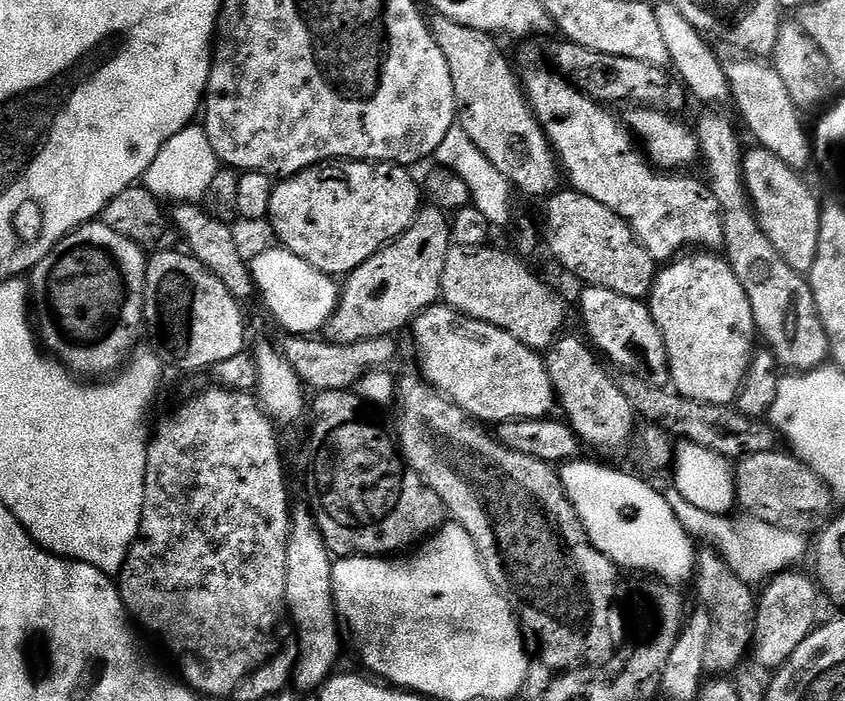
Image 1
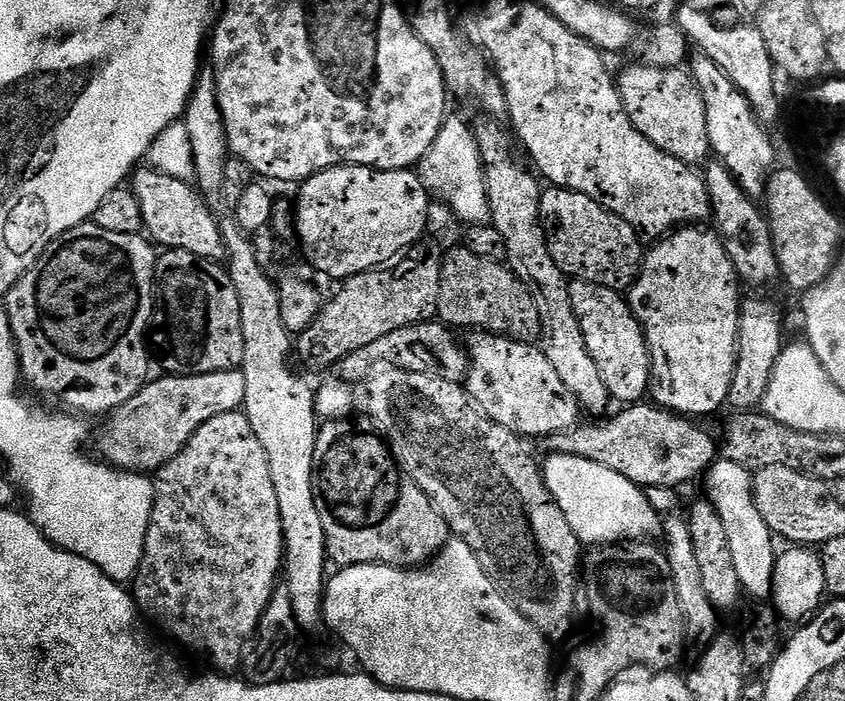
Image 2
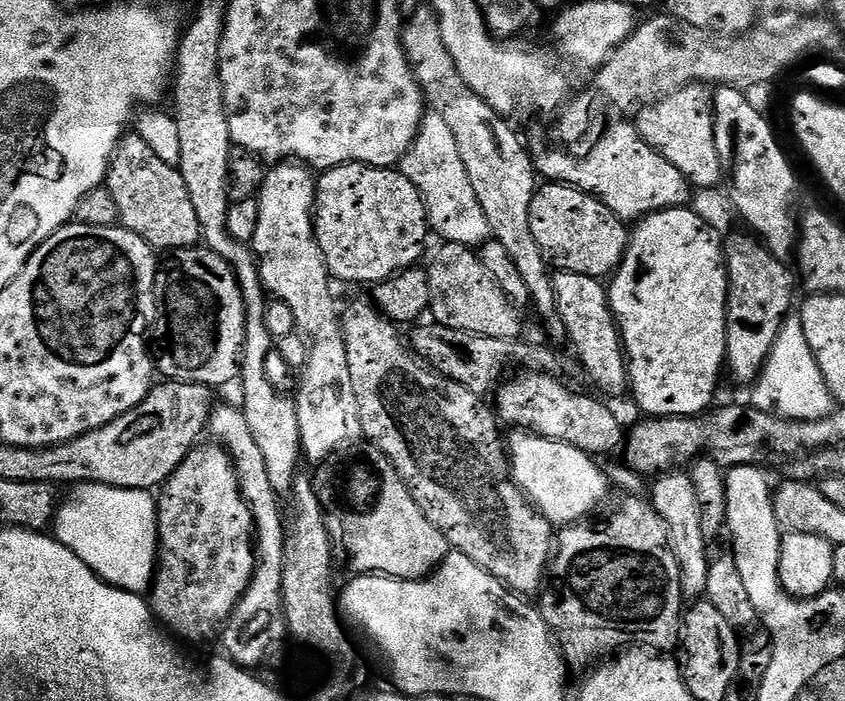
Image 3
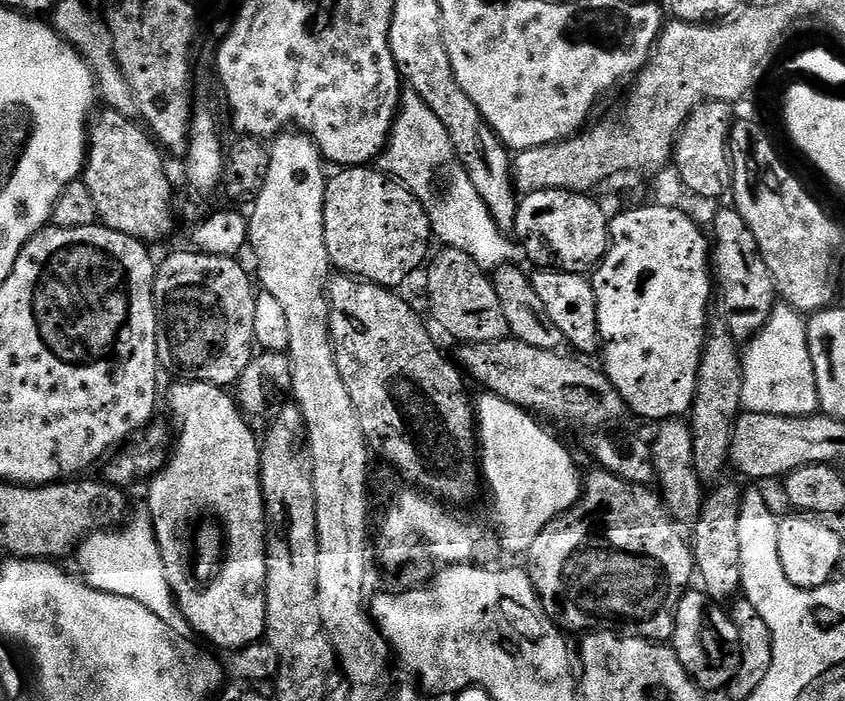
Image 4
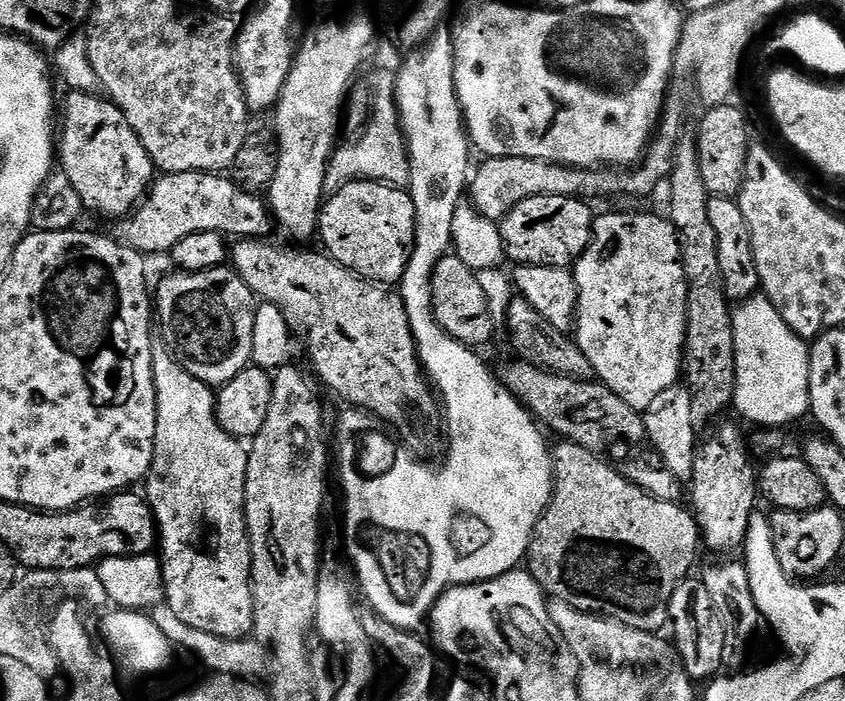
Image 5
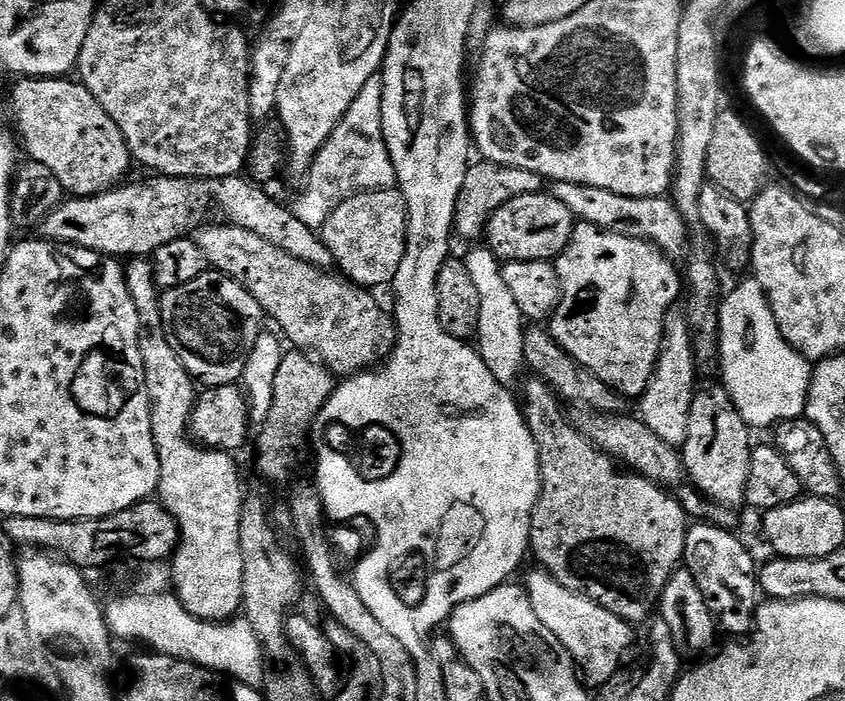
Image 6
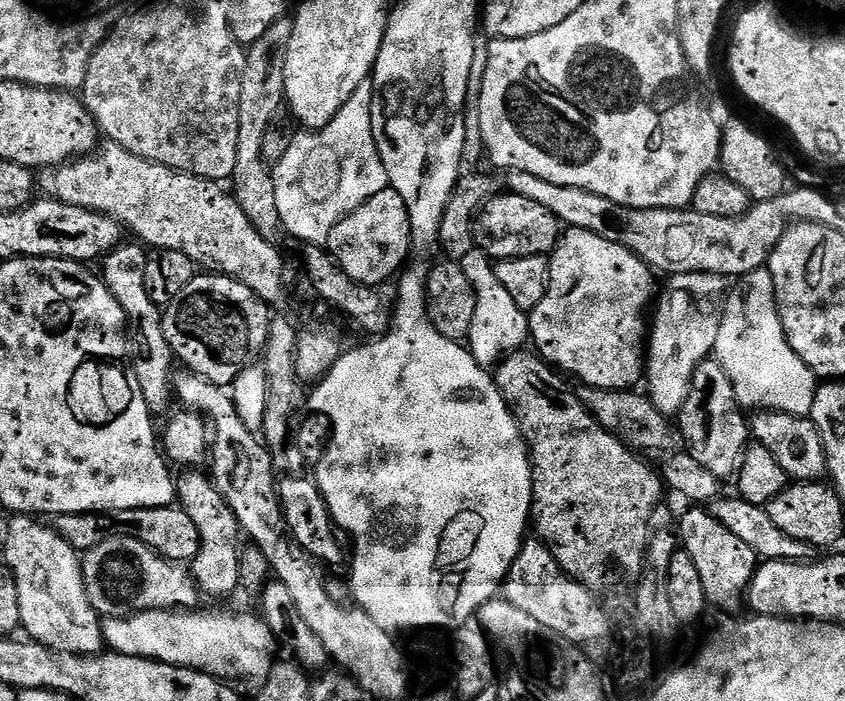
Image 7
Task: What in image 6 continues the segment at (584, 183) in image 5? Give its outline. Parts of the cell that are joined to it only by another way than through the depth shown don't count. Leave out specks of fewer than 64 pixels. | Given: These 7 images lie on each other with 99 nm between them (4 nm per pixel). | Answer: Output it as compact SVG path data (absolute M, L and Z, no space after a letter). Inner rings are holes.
M479 162L479 163L480 164L473 163L471 167L469 167L468 173L466 174L466 178L462 178L462 190L458 190L458 202L456 203L456 209L454 210L454 222L452 223L455 235L459 237L459 239L461 236L461 238L464 240L474 240L470 242L479 241L476 239L478 239L479 236L481 239L481 237L485 235L486 229L488 227L488 221L491 220L492 215L494 215L494 213L498 209L500 209L502 206L506 206L506 202L510 202L511 200L513 200L514 198L518 198L522 194L534 194L535 192L543 192L545 191L546 188L546 181L544 177L539 176L538 174L534 174L530 170L522 170L521 168L508 168L507 166L505 166L505 164L494 164L491 162Z

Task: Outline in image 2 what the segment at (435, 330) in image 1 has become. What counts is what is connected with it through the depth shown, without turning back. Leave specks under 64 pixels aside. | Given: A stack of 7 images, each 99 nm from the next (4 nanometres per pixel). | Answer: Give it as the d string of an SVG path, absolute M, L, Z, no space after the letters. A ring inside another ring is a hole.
M472 330L467 333L467 336L466 347L470 361L466 381L467 390L478 402L480 411L494 418L498 426L506 426L506 430L514 430L514 434L522 438L529 438L528 436L543 438L566 432L581 423L580 403L562 383L562 378L558 378L554 366L550 366L550 358L546 358L543 347L532 348L536 346L522 340L509 340L506 336L495 336L493 332Z

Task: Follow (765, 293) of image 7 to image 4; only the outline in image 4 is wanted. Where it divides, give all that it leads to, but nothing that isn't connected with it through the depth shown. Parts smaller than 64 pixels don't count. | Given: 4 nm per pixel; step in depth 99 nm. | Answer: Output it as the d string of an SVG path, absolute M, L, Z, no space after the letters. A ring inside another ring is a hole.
M778 306L766 326L742 352L744 408L758 414L779 416L811 416L820 407L816 375L808 349L808 326L805 317L795 308Z

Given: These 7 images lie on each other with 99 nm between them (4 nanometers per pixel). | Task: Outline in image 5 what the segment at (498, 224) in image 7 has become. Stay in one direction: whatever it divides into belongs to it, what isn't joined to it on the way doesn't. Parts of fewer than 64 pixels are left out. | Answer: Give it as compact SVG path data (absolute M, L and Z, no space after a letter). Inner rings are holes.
M539 196L538 198L526 198L526 202L518 202L510 214L506 214L504 219L499 221L502 242L504 243L504 254L509 261L513 260L513 265L533 264L534 266L558 266L559 268L572 268L576 261L580 259L582 253L588 249L592 241L592 226L594 223L594 211L592 212L591 203L575 196Z

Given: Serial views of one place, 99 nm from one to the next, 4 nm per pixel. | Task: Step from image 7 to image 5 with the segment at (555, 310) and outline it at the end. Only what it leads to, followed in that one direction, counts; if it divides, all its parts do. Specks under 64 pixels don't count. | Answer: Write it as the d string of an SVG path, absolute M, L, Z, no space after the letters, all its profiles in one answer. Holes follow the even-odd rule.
M608 212L605 216L597 215L592 226L592 241L590 246L576 261L574 275L578 286L578 306L576 307L576 323L574 325L574 339L580 347L580 352L586 354L590 362L595 379L604 384L626 406L630 406L638 413L645 413L655 399L666 390L677 387L681 383L684 371L684 343L686 342L686 326L688 325L688 278L682 254L680 253L680 235L672 225L671 219L655 216L652 212Z

